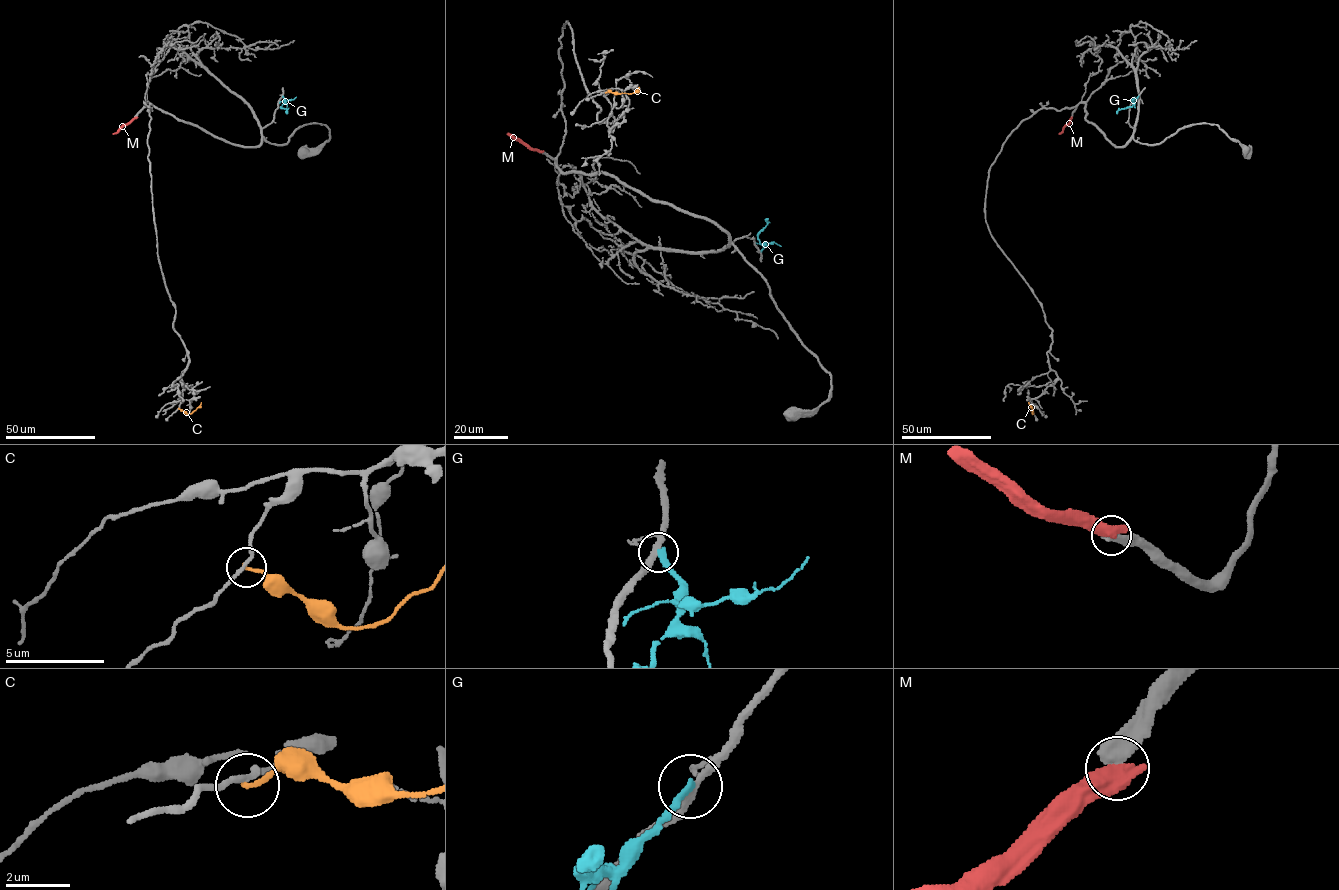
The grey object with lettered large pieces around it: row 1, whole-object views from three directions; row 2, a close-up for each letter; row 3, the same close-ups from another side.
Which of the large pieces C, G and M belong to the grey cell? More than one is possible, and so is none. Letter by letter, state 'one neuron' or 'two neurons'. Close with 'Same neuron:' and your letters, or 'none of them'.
C: two neurons
G: two neurons
M: two neurons
Same neuron: none of them

